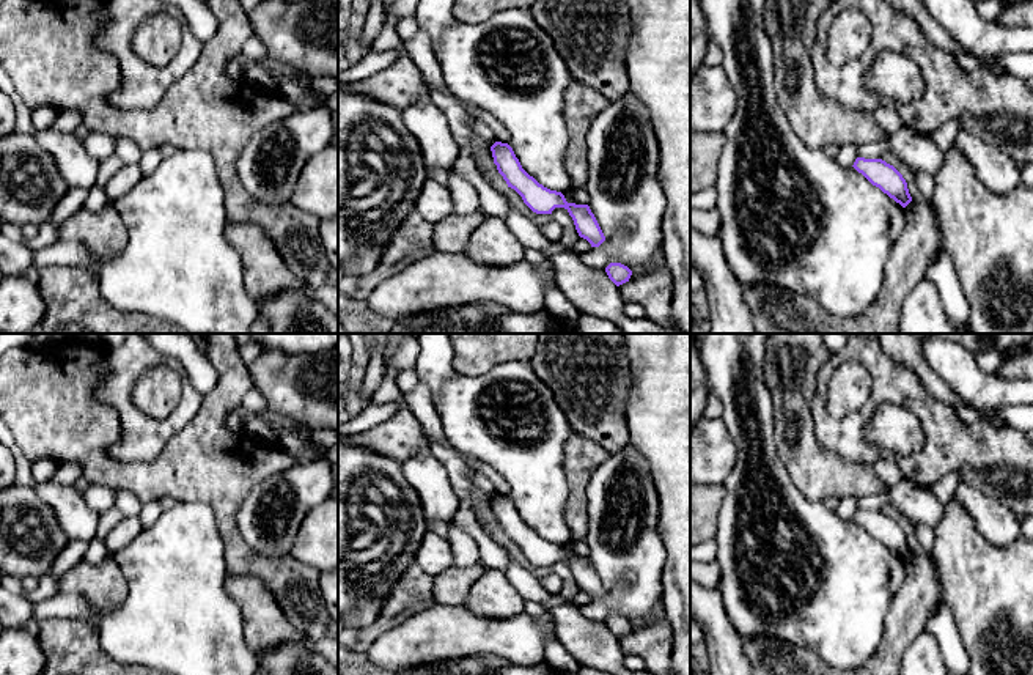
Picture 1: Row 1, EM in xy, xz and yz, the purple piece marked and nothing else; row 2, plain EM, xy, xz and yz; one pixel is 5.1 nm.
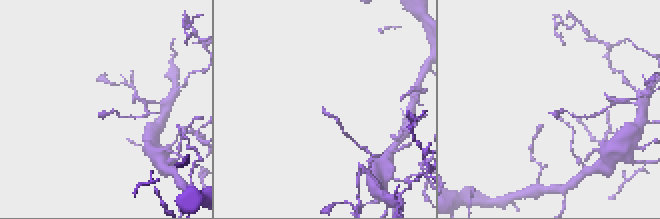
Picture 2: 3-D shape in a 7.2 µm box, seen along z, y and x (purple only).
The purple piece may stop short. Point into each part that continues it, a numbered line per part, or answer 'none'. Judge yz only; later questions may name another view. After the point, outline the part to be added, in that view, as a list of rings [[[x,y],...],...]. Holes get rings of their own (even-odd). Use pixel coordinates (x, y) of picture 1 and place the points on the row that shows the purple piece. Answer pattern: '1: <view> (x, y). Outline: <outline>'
none

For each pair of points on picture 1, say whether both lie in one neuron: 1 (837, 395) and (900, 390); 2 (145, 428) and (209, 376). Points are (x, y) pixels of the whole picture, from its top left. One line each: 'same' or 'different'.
1: different
2: different

